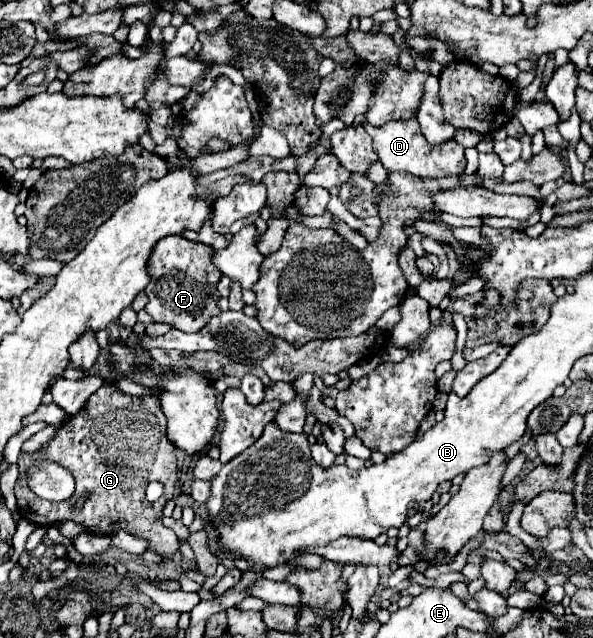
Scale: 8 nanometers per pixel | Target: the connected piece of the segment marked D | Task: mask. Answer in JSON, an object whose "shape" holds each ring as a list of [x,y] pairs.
{"shape":[[[416,118],[392,120],[380,128],[376,128],[376,126],[364,126],[364,128],[372,136],[374,152],[388,172],[410,172],[420,178],[442,178],[442,176],[450,176],[450,174],[456,176],[456,174],[464,172],[464,168],[466,168],[464,148],[456,140],[448,140],[442,144],[430,144],[424,138],[424,134],[420,132]]]}

